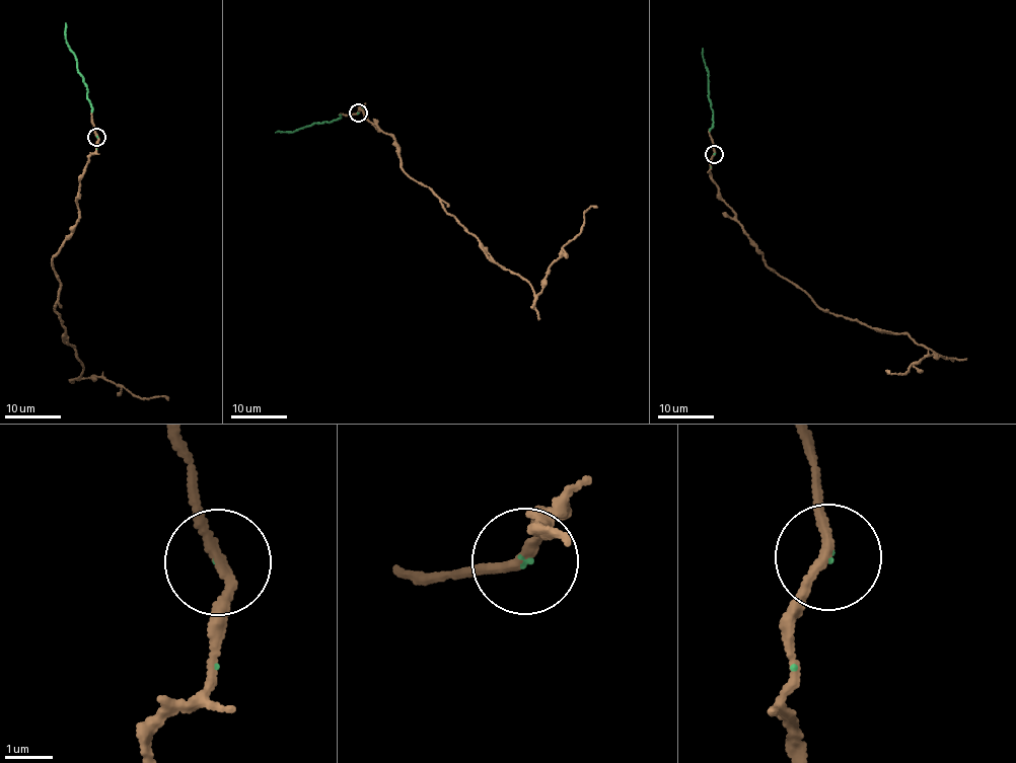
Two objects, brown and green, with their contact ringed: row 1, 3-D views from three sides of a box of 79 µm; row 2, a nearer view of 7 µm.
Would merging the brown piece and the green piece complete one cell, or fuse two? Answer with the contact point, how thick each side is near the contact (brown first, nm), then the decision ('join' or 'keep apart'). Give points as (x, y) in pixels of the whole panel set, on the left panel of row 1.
at (96, 137); 200 nm thick on the brown side, 40 nm on the other; join

